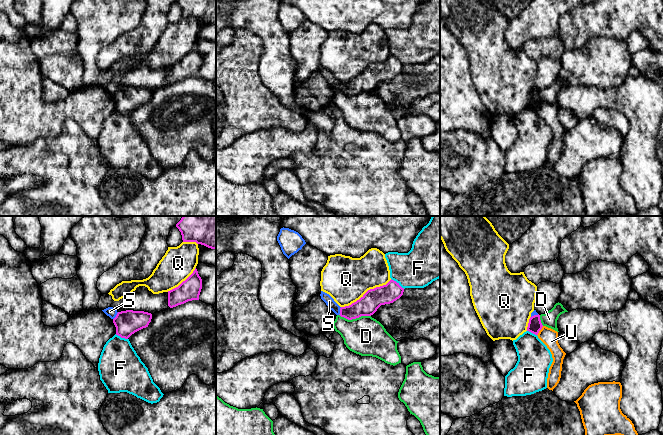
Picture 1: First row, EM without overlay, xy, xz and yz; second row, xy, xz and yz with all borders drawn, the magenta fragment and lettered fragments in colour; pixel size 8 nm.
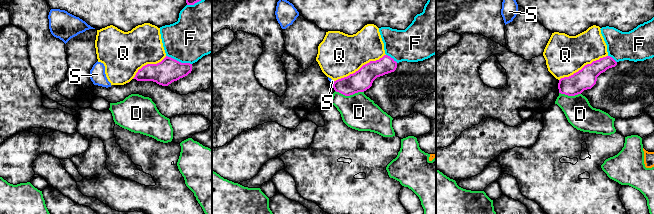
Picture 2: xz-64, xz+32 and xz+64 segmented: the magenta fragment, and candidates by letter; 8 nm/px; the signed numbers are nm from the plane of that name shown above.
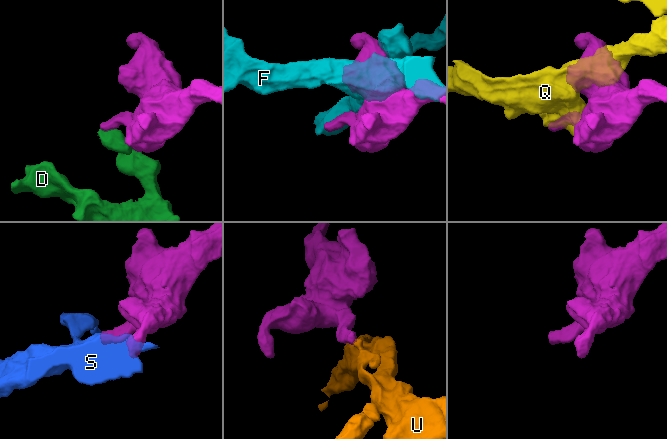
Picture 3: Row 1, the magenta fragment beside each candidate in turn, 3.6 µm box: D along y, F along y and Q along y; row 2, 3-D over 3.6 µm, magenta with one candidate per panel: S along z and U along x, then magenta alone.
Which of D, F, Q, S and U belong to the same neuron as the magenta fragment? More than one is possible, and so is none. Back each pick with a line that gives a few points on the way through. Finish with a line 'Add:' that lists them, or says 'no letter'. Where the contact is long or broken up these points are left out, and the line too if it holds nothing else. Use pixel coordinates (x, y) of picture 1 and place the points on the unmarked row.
Add: no letter

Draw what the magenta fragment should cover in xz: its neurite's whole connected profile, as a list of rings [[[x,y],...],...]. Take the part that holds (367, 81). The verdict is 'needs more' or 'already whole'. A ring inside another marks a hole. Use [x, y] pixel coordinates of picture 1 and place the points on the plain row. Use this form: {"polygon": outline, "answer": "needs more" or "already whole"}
{"polygon": [[[390,56],[386,61],[368,66],[359,76],[340,84],[340,92],[348,96],[361,92],[371,92],[381,81],[390,80],[399,75],[404,68],[399,59]]], "answer": "already whole"}

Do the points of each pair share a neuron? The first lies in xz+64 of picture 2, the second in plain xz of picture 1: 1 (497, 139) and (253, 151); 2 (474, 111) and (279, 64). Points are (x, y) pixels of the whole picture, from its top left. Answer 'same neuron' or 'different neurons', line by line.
1: same neuron
2: different neurons

